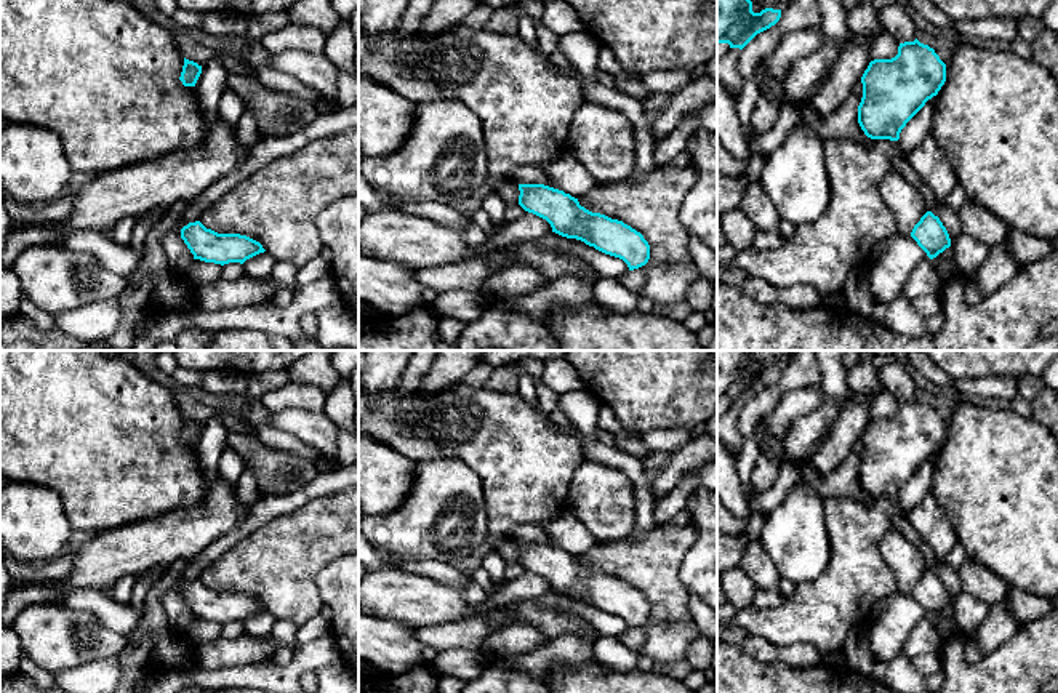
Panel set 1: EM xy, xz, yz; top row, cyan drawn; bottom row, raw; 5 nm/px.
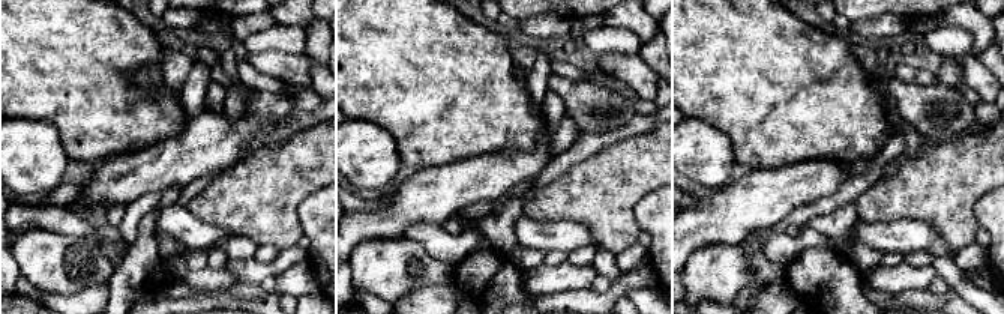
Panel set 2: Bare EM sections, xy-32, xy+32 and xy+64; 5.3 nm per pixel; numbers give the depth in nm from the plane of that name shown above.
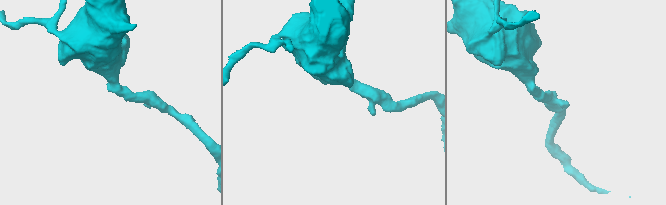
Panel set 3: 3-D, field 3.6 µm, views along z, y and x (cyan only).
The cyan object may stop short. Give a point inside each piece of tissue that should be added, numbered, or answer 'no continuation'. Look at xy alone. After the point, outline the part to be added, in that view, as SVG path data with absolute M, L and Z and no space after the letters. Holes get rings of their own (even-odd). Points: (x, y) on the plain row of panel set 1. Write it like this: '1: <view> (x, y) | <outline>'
no continuation

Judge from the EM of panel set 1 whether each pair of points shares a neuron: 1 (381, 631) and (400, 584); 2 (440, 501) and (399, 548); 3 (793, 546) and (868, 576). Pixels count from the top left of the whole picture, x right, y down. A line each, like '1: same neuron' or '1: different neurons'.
1: different neurons
2: same neuron
3: different neurons

